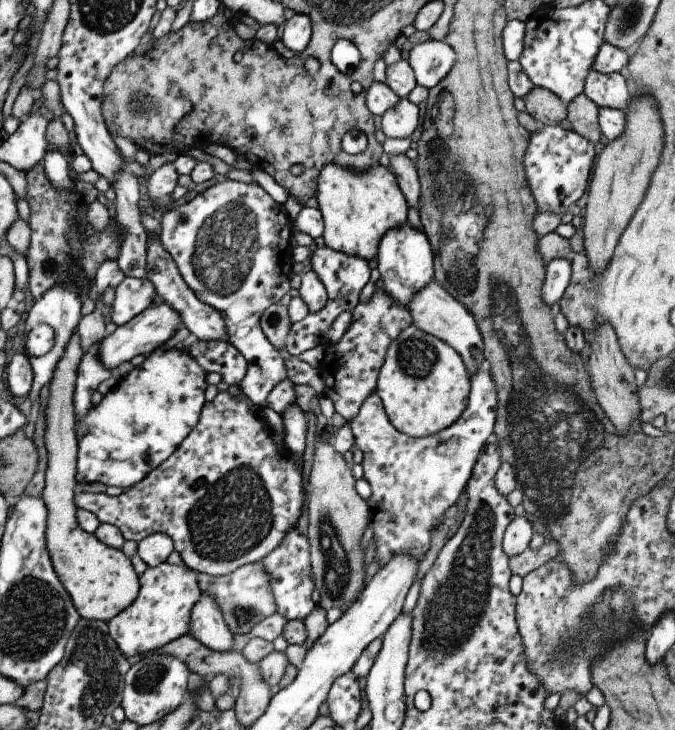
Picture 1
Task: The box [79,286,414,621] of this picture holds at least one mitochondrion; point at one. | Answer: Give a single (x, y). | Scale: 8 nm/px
(228, 518)

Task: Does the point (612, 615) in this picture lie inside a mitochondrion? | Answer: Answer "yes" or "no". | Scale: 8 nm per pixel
yes

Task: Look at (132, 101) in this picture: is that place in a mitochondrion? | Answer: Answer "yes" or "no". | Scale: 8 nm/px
yes

